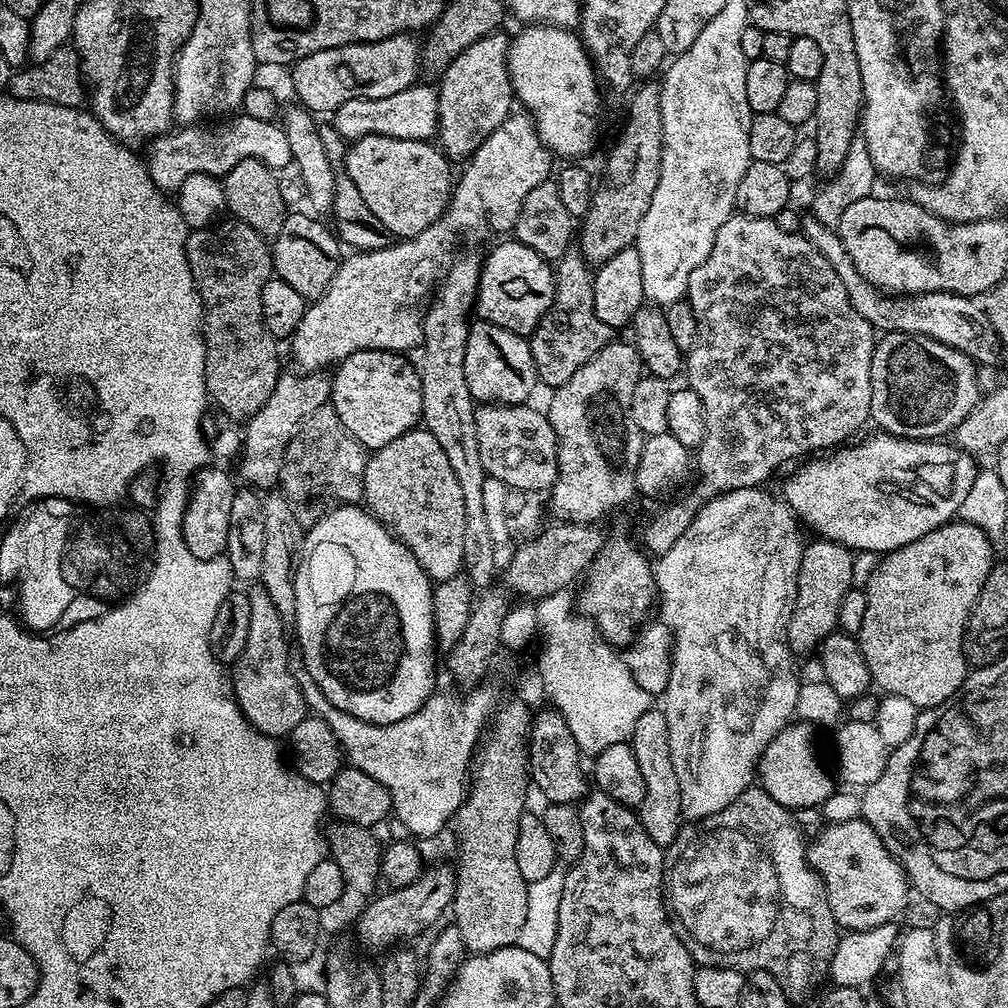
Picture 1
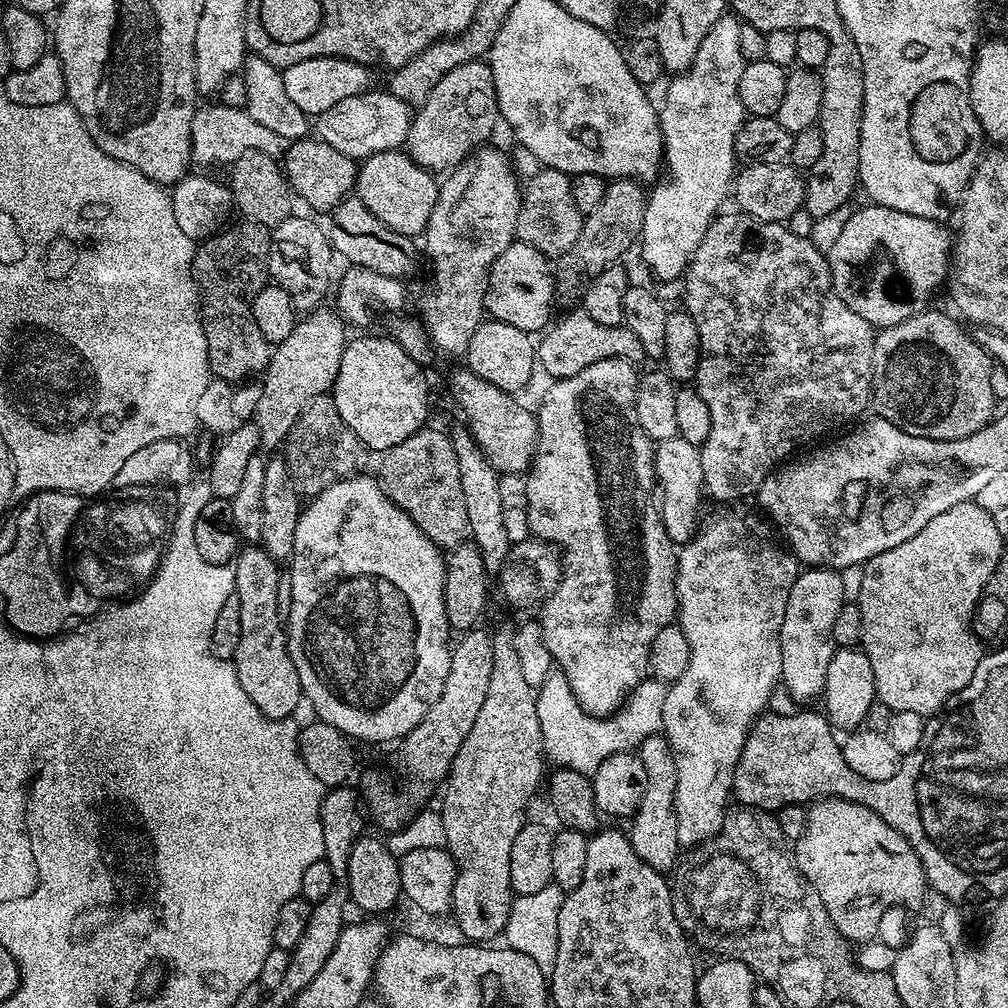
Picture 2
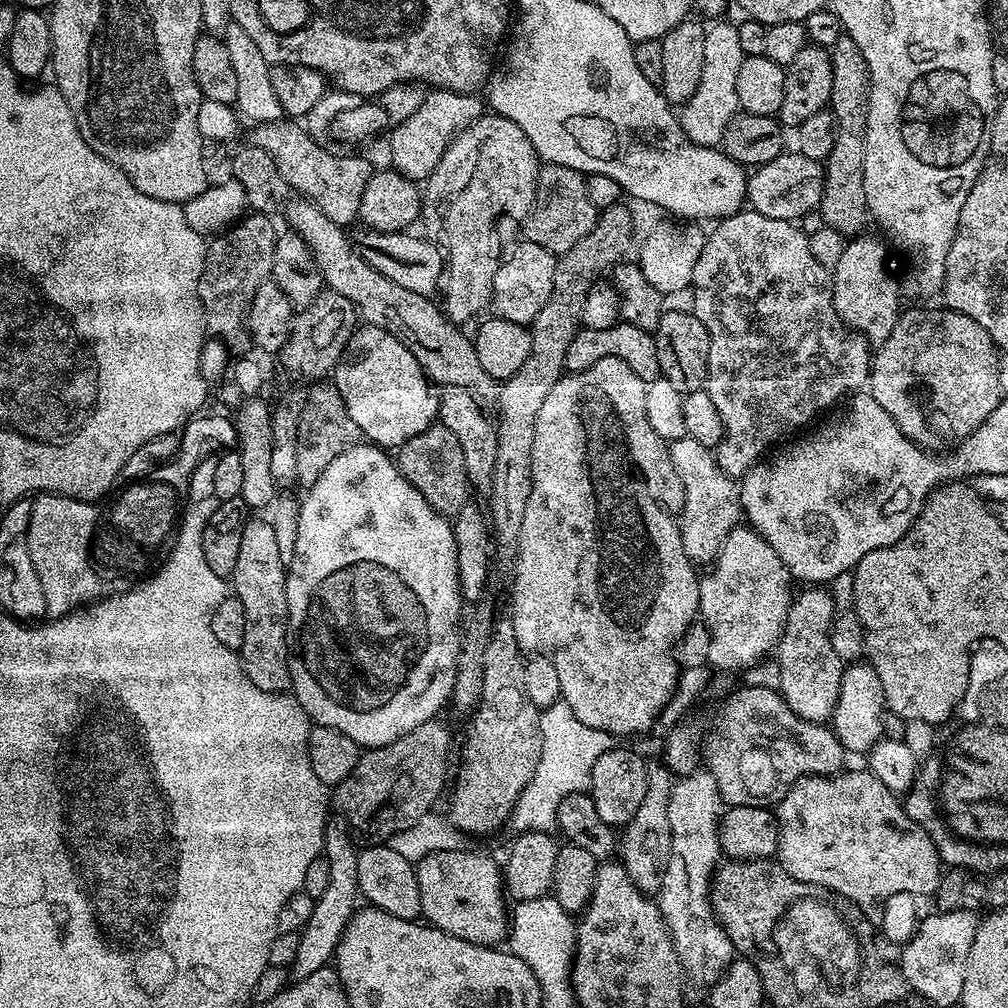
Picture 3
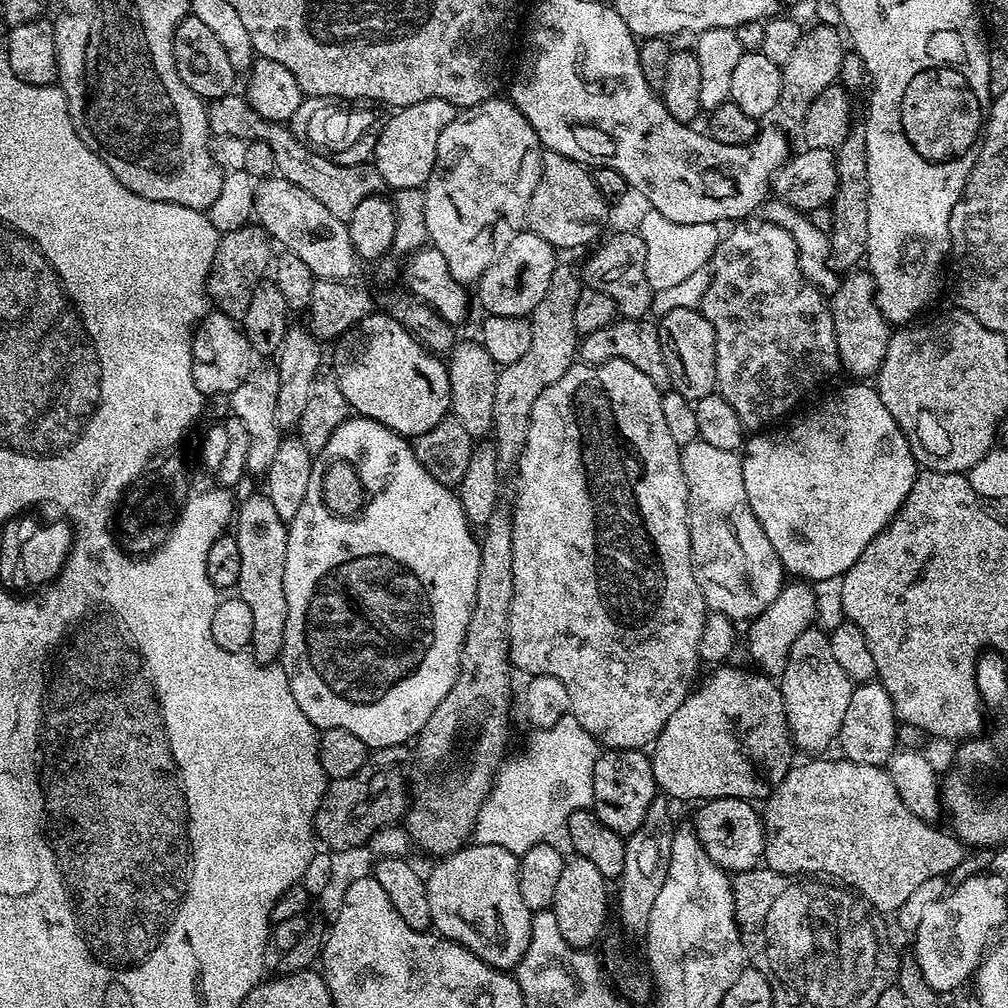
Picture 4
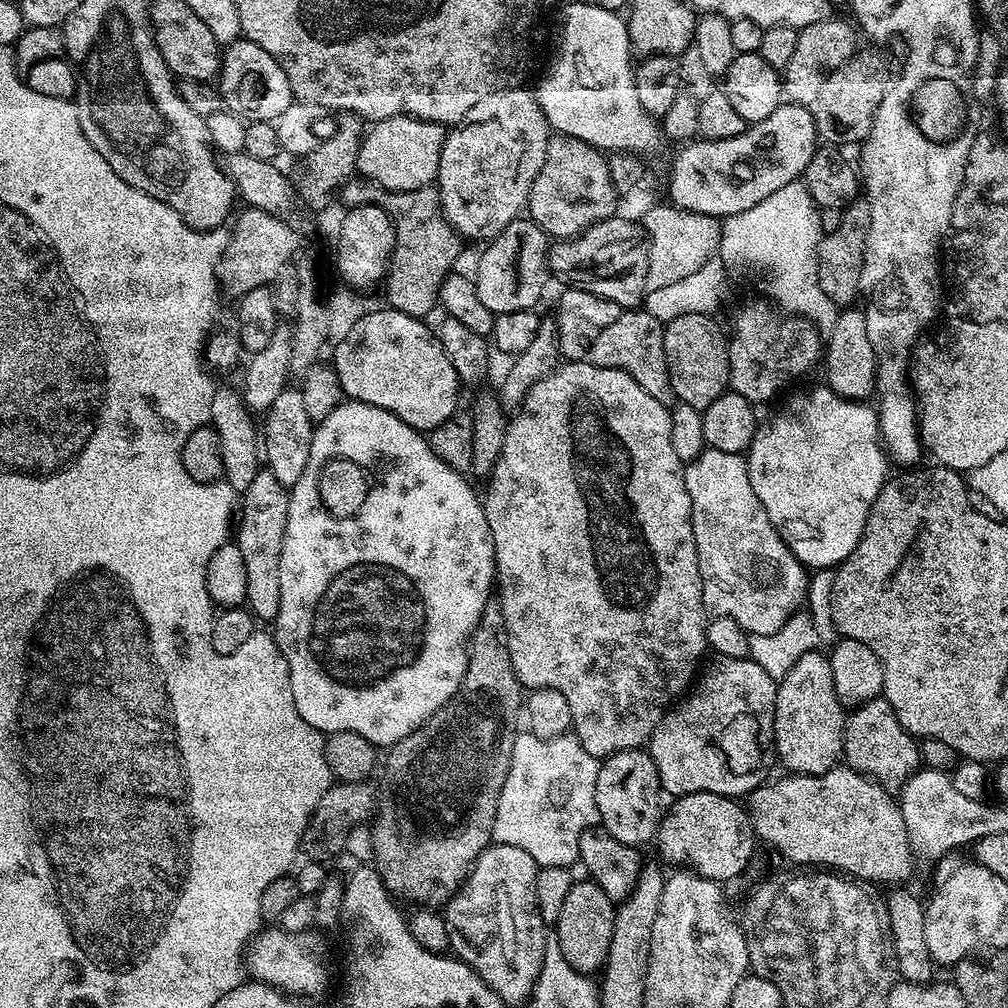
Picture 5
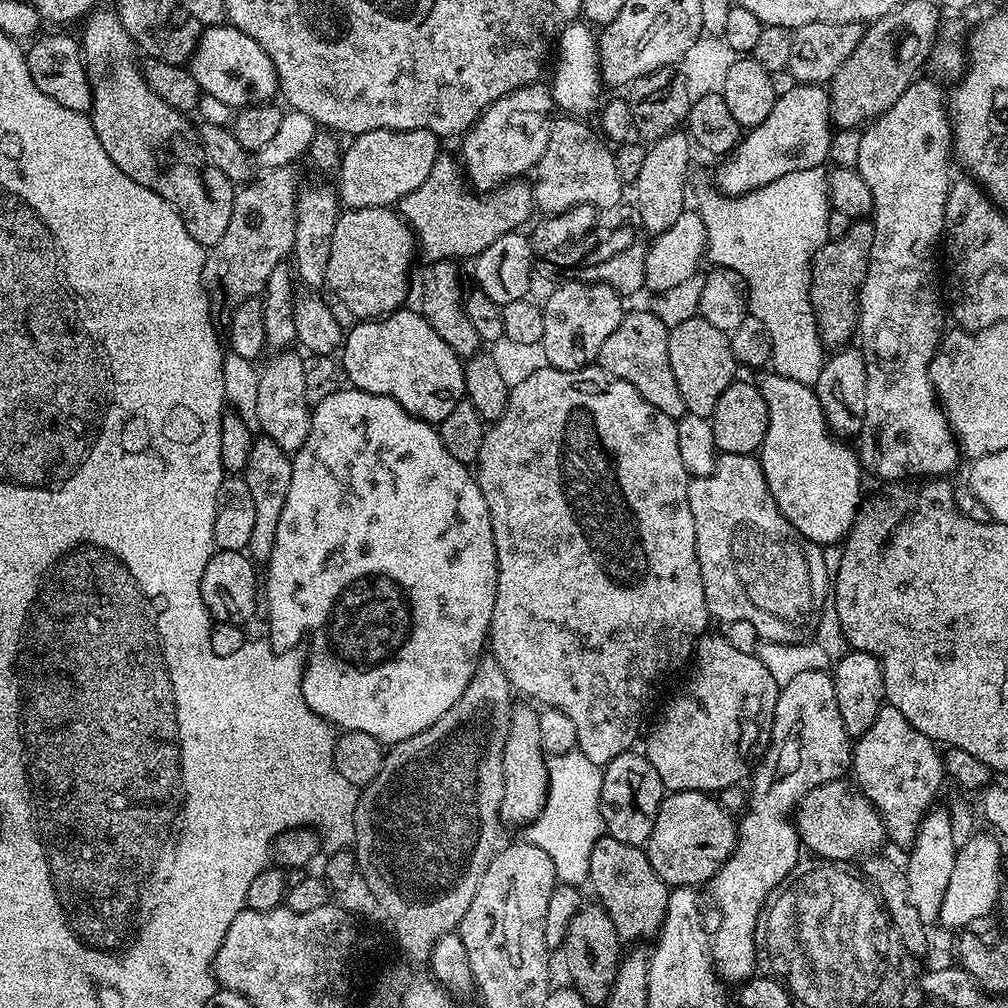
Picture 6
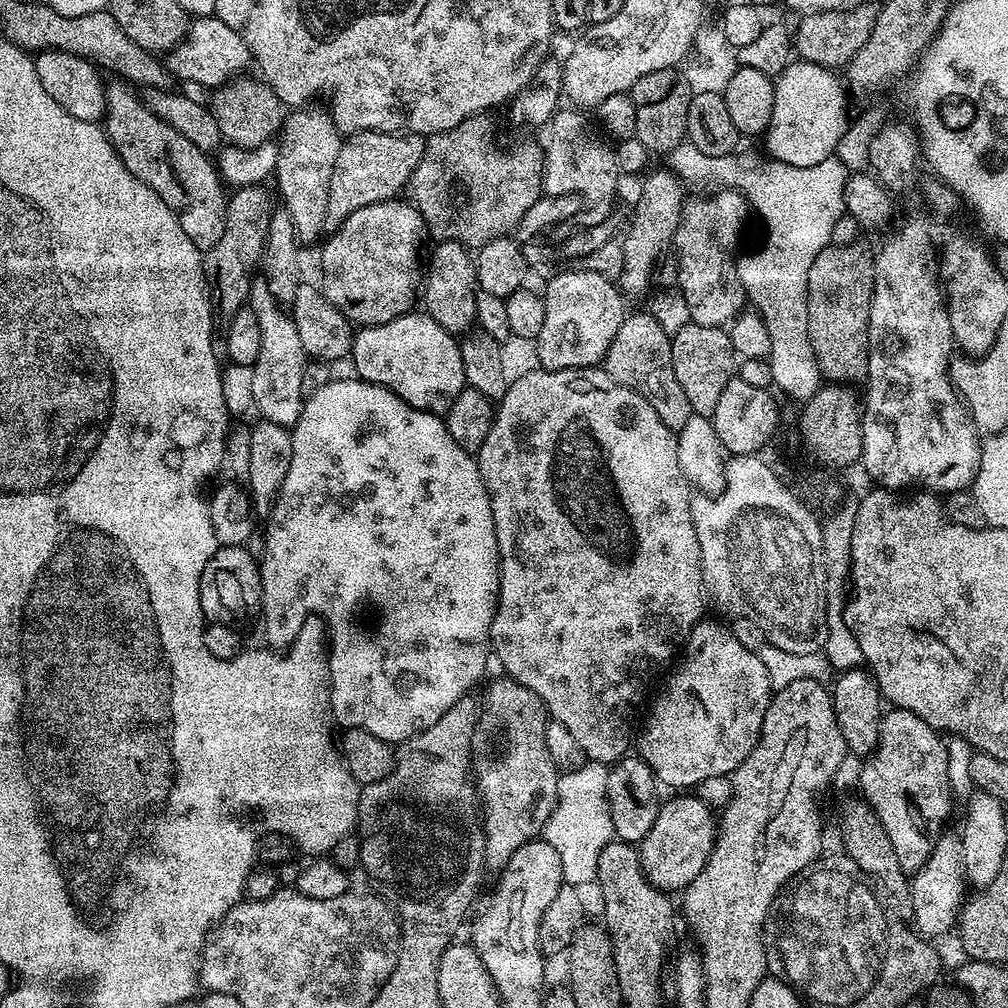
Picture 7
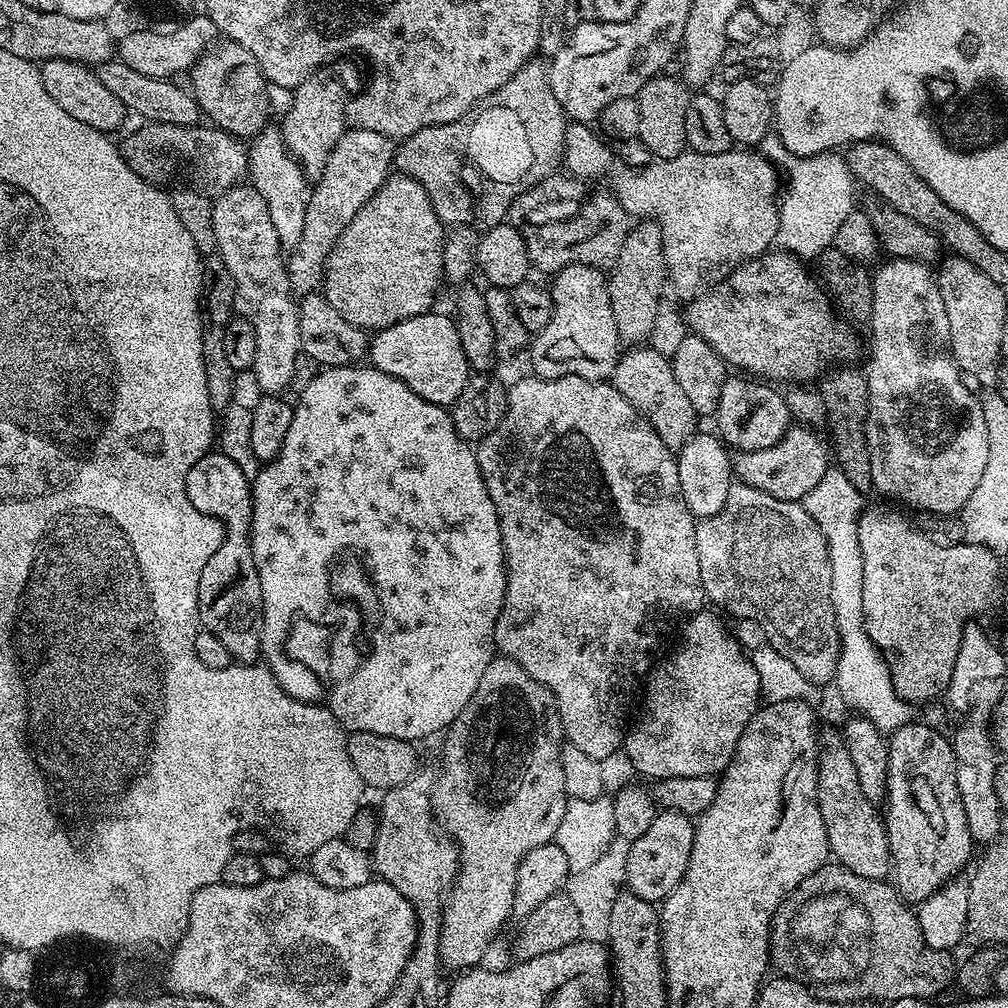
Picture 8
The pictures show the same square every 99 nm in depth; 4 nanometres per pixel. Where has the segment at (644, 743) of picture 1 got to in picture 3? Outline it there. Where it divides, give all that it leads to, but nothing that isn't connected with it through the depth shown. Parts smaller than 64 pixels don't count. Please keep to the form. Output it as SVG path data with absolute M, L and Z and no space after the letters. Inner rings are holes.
M663 759L647 761L646 795L642 798L642 806L638 806L638 814L623 829L619 855L624 868L630 874L634 886L638 886L645 894L659 893L662 878L666 874L666 866L670 862L670 794L674 783L674 773Z

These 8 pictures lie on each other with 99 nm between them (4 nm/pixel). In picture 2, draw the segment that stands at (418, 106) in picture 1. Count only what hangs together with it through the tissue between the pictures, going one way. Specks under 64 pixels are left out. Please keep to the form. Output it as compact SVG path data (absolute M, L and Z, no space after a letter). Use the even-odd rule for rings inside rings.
M369 90L354 98L345 98L343 102L338 102L338 106L330 106L330 110L315 117L315 135L357 162L379 152L403 149L412 125L413 109L389 90L376 91Z

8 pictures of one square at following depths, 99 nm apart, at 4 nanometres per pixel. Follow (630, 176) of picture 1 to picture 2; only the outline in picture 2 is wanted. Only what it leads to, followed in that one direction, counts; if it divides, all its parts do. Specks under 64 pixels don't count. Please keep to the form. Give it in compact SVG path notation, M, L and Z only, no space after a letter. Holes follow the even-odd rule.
M613 179L602 198L602 203L593 212L585 215L582 234L578 234L578 242L574 242L570 250L563 252L554 264L554 292L559 299L561 296L564 300L579 301L590 286L590 282L598 278L602 270L620 262L631 248L633 251L644 225L646 192L640 188L643 187L639 180Z

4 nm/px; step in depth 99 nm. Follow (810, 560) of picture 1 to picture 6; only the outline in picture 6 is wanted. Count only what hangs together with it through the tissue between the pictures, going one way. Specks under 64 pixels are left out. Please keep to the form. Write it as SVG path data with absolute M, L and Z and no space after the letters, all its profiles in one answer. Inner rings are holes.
M807 670L781 687L772 719L772 738L751 773L752 788L746 811L738 820L732 854L710 881L712 900L724 915L716 936L714 932L710 940L712 963L721 981L739 985L757 971L758 929L768 897L802 860L800 833L792 821L794 813L807 792L849 775L852 745L827 671Z

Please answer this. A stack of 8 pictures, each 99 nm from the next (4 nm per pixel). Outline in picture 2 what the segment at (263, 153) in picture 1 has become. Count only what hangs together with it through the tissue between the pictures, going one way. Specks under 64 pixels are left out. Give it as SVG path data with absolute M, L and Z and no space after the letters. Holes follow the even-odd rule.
M223 102L197 107L191 119L191 150L195 163L224 164L230 166L242 154L250 150L279 157L284 150L284 142L266 126L259 125L250 117L247 109L228 107Z

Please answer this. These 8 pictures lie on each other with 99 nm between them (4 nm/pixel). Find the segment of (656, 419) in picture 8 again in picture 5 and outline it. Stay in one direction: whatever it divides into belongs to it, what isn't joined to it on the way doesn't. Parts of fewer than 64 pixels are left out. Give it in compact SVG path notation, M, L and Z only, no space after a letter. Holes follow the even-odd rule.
M643 310L621 311L620 316L614 318L614 322L610 322L610 326L606 326L602 334L598 334L598 338L594 338L587 359L599 368L617 368L630 374L630 378L634 378L634 382L638 382L638 386L642 386L646 394L658 398L658 402L666 406L677 403L666 366L664 324L654 318L654 314Z

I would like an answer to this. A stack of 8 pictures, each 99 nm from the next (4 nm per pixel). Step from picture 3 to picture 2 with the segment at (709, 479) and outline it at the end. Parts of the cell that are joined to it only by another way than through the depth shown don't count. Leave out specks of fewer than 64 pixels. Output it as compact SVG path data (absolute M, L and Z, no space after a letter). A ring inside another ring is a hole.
M681 436L659 441L656 449L656 479L659 491L664 491L664 500L659 505L660 519L670 526L672 543L683 546L696 535L696 511L700 508L700 492L705 491L702 478L702 458L700 449L695 444L686 442Z

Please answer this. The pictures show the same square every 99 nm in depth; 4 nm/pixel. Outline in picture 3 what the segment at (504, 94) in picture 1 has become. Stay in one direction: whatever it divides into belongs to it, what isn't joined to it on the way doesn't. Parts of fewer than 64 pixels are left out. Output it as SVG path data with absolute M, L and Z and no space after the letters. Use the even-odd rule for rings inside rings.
M449 88L429 91L418 110L392 128L392 137L388 140L388 148L392 151L391 167L411 180L427 181L438 162L442 162L442 154L446 154L452 137L471 121L485 115L485 101L478 97L471 92L452 92Z

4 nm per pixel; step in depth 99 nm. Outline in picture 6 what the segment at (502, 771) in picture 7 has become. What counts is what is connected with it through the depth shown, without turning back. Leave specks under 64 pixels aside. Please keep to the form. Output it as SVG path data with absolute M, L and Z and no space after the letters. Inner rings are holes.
M513 707L506 734L502 758L504 789L500 803L500 818L505 825L531 824L544 809L548 797L548 760L546 753L542 751L542 738L538 738L538 712L535 707L532 708Z

